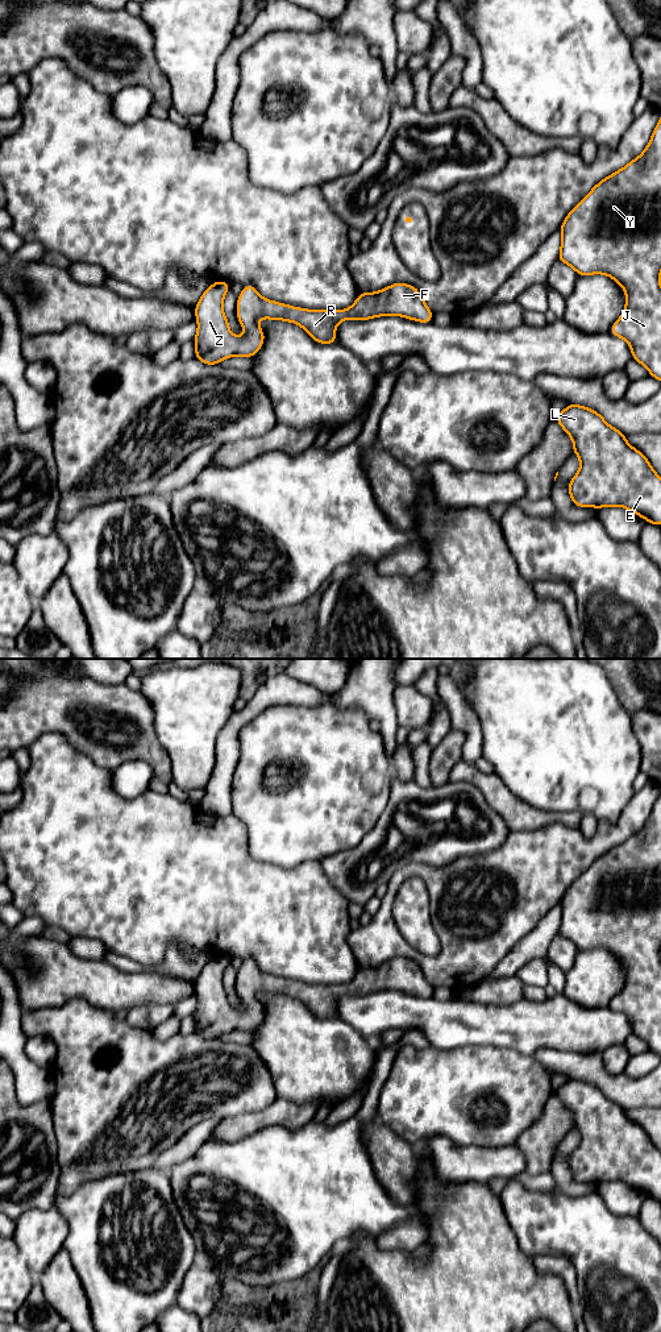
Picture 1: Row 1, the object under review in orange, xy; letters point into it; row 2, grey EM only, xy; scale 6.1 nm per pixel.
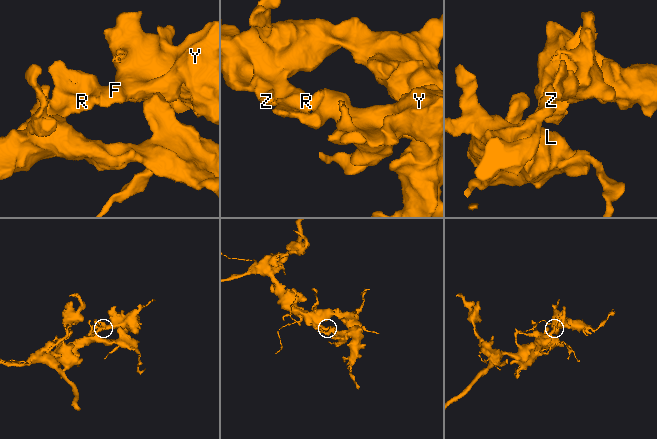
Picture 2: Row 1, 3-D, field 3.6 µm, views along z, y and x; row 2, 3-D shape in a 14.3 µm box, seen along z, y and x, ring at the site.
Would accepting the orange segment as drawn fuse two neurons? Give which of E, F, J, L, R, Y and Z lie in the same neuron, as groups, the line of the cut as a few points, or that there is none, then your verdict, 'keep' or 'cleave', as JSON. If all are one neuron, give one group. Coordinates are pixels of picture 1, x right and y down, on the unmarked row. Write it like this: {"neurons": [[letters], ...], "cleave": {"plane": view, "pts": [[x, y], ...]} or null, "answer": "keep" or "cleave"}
{"neurons": [["E", "F", "J", "L", "R", "Y", "Z"]], "cleave": null, "answer": "keep"}

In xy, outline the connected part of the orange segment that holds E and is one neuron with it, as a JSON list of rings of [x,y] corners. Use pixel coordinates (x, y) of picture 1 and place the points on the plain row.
[[[569,1078],[553,1092],[573,1113],[581,1142],[568,1166],[577,1182],[620,1180],[661,1202],[661,1152],[648,1133],[589,1082]]]

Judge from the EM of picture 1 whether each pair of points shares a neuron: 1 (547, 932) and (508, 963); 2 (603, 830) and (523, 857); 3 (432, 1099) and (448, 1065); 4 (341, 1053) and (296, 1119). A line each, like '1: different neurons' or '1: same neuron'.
1: same neuron
2: same neuron
3: same neuron
4: different neurons

